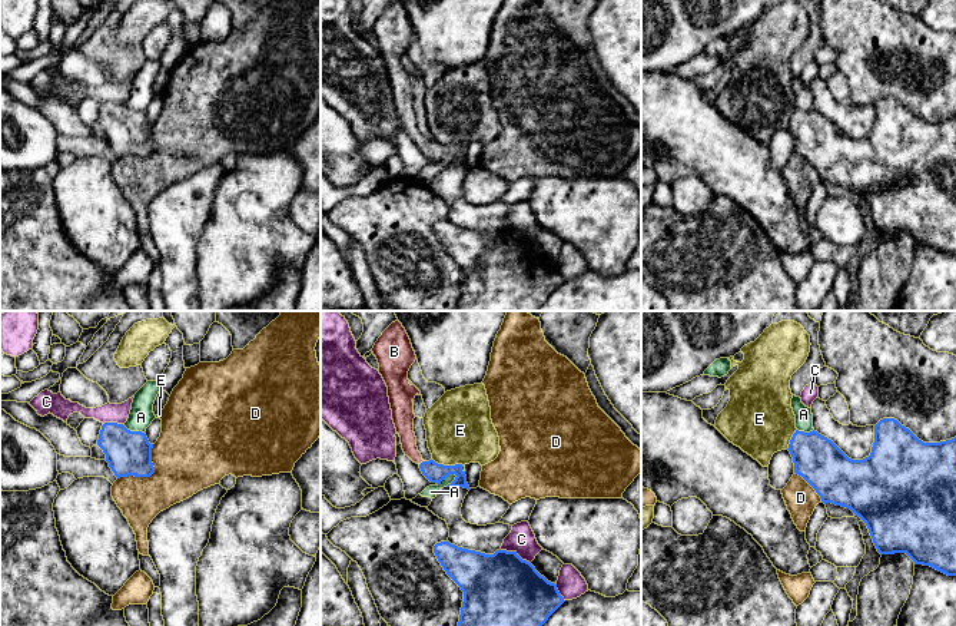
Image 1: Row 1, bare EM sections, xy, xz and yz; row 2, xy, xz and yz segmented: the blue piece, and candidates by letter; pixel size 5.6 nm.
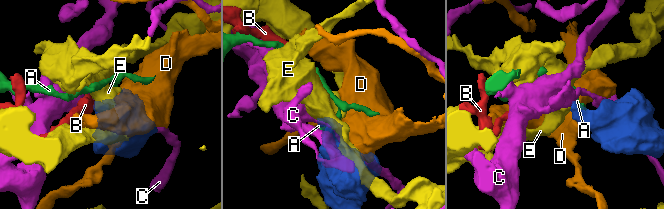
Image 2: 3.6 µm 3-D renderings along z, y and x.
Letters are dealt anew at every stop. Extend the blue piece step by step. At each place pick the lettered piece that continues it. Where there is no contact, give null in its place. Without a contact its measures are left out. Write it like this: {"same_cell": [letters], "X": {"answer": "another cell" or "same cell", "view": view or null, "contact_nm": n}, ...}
{"same_cell": ["B"], "A": {"answer": "another cell", "view": "xz", "contact_nm": 120}, "B": {"answer": "same cell", "view": "xz", "contact_nm": 40}, "C": {"answer": "another cell", "view": "xz", "contact_nm": 190}, "D": {"answer": "another cell", "view": "xy", "contact_nm": 280}, "E": {"answer": "another cell", "view": "xz", "contact_nm": 180}}

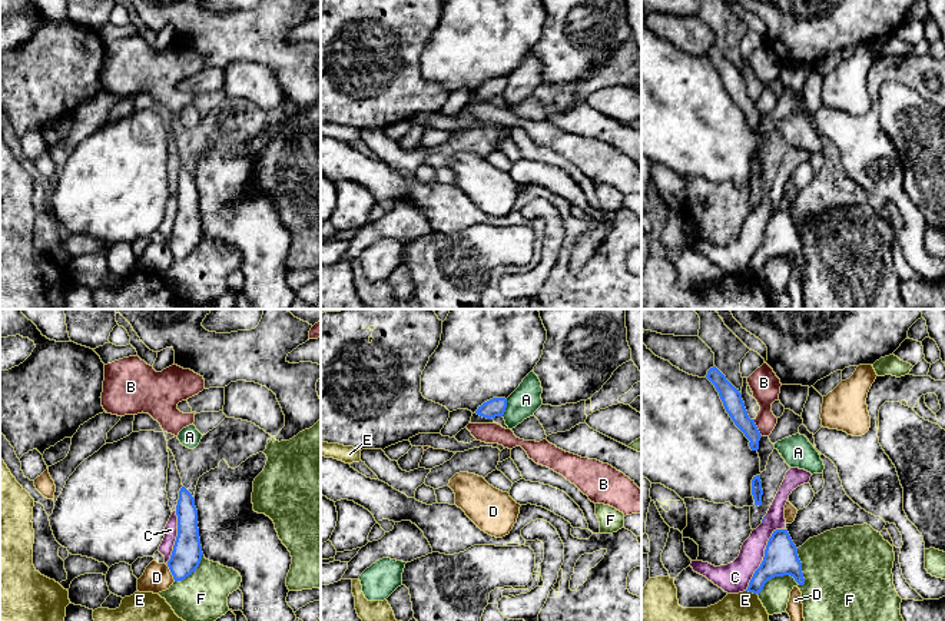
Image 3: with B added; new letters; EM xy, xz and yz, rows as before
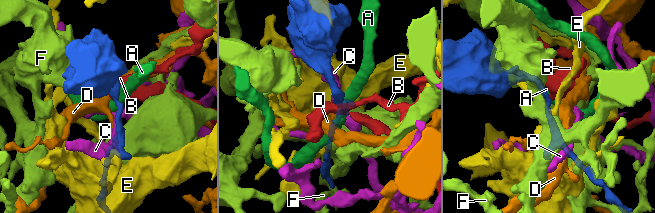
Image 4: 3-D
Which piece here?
{"same_cell": [], "A": {"answer": "another cell", "view": "xz", "contact_nm": 100}, "B": {"answer": "another cell", "view": "yz", "contact_nm": 110}, "C": {"answer": "another cell", "view": "yz", "contact_nm": 420}, "D": {"answer": "another cell", "view": "xy", "contact_nm": 100}, "E": {"answer": "another cell", "view": "yz", "contact_nm": 80}, "F": {"answer": "another cell", "view": "yz", "contact_nm": 340}}

